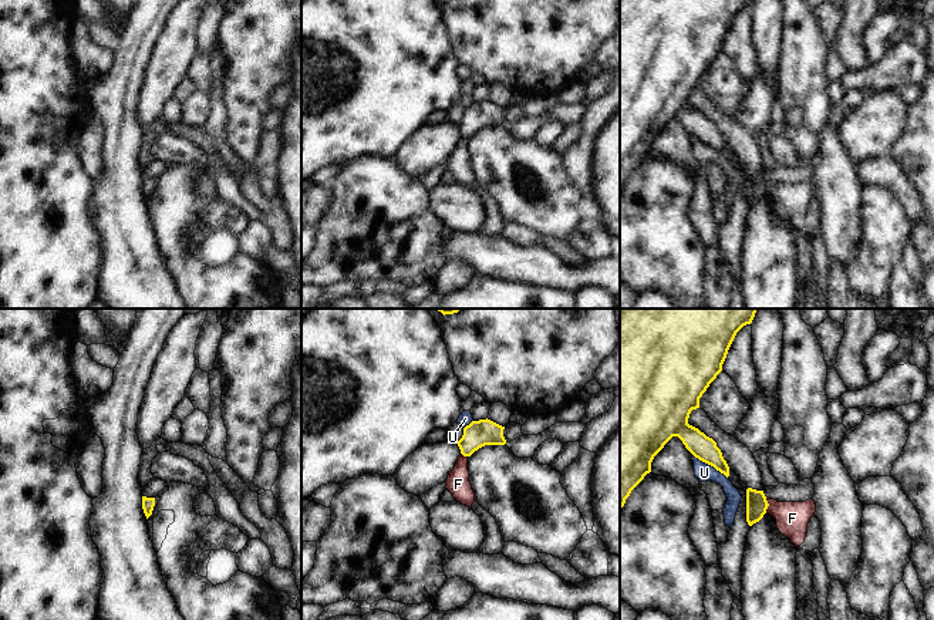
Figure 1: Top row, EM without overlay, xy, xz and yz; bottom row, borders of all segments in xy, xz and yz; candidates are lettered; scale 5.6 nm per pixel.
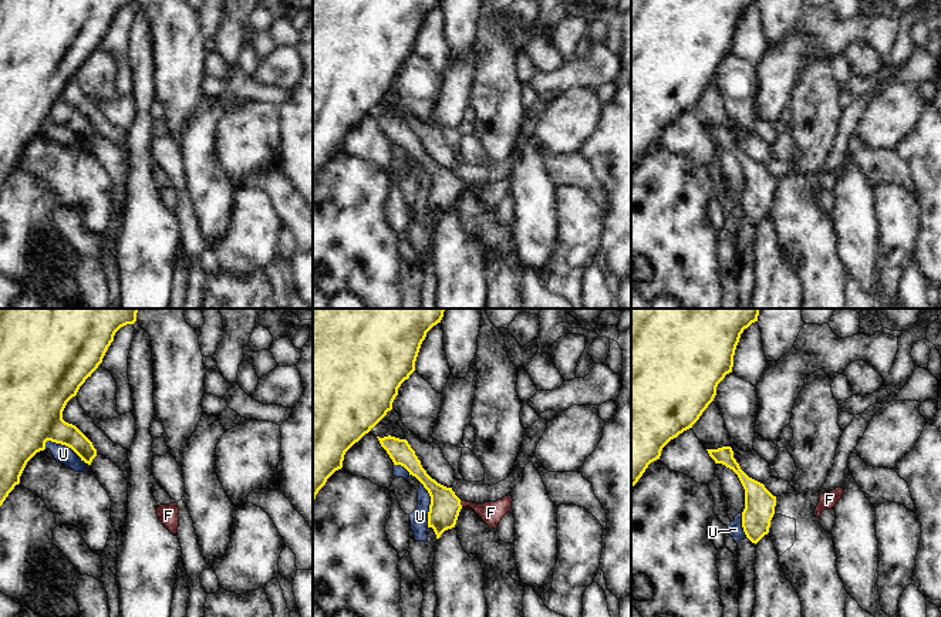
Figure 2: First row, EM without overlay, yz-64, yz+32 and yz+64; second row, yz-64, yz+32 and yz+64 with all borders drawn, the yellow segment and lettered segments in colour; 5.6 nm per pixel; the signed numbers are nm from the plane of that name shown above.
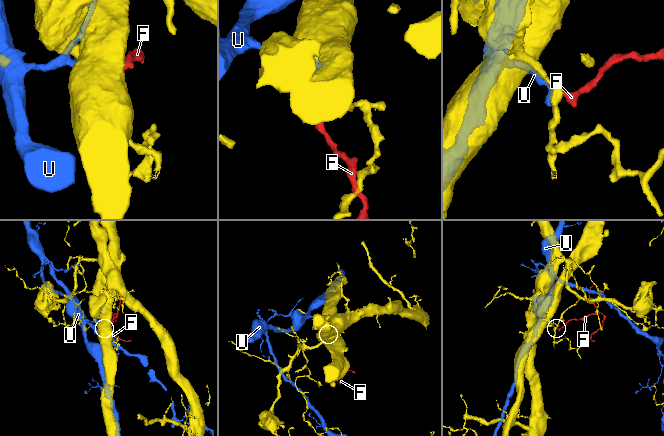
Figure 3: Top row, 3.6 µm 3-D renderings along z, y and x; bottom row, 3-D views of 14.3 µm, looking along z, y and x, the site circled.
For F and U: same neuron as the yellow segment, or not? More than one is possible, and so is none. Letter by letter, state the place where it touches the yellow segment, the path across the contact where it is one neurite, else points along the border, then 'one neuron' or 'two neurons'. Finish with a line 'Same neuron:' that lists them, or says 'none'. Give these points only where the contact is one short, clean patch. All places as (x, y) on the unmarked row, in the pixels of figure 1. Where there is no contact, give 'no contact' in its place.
F: meets yellow in yz at (768, 186); runs through yz (757, 185), (768, 186), (792, 199); one neuron
U: meets yellow in yz at (710, 145); two neurons
Same neuron: F

